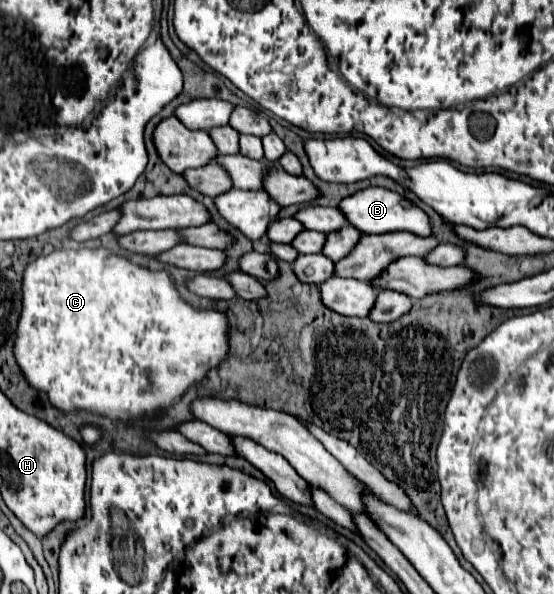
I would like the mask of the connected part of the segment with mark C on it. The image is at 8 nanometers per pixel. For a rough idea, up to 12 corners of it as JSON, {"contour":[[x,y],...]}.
{"contour":[[106,248],[24,272],[16,362],[60,410],[156,416],[228,320]]}

